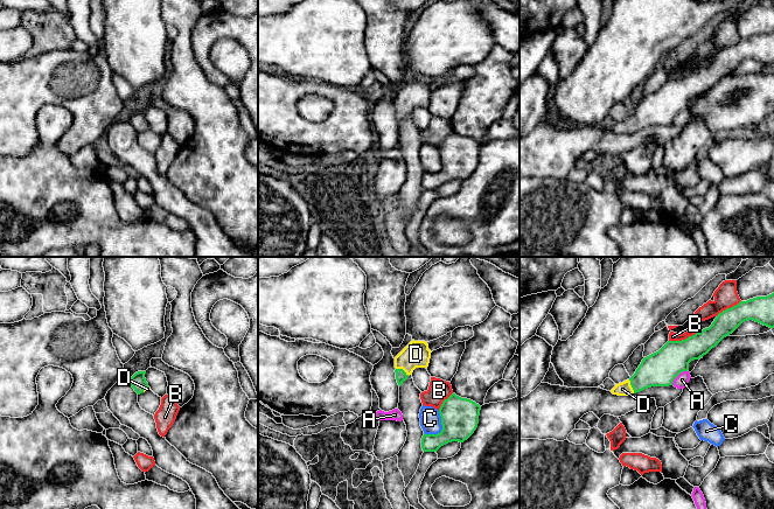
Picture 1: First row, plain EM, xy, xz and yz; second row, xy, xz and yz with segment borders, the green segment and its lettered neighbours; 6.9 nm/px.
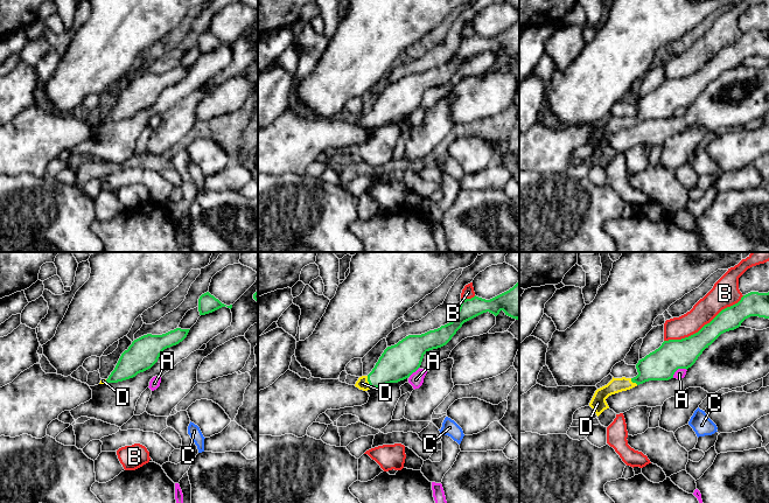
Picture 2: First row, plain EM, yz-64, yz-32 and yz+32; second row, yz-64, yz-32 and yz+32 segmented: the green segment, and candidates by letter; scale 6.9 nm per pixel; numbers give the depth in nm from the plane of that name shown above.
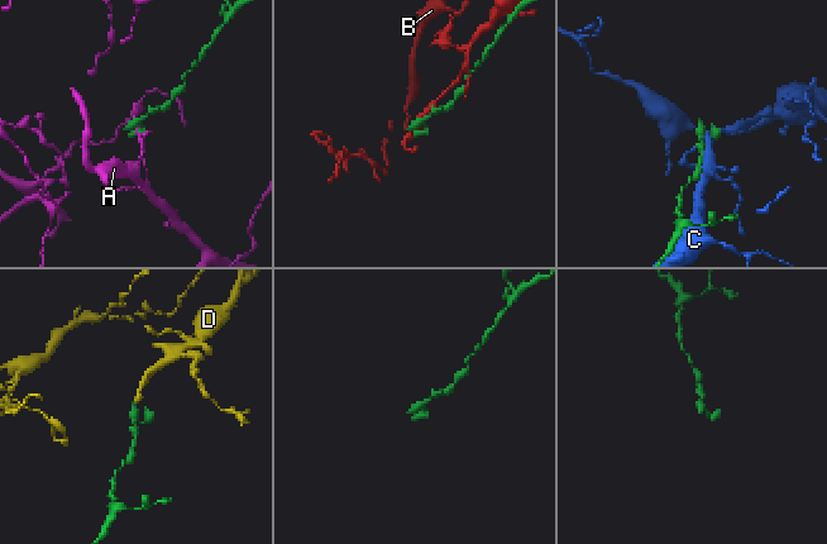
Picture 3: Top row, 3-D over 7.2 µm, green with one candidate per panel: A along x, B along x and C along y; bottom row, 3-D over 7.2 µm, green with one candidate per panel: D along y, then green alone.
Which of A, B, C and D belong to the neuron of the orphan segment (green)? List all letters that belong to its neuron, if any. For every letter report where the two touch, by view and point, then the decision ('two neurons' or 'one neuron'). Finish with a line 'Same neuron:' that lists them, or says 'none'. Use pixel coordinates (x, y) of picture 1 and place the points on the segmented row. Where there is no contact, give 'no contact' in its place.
A: meets green in yz at (677, 375); two neurons
B: meets green in yz at (682, 340); two neurons
C: meets green in xz at (443, 429); two neurons
D: meets green in xz at (402, 369); one neuron
Same neuron: D

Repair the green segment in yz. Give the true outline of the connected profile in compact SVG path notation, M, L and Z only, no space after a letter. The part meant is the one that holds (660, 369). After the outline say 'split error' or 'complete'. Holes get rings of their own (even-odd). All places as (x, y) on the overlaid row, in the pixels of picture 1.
M774 293L756 297L719 313L709 328L682 341L668 341L658 351L644 357L635 374L615 384L613 395L630 396L651 386L669 386L689 363L699 360L742 322L753 320L774 328Z; split error

